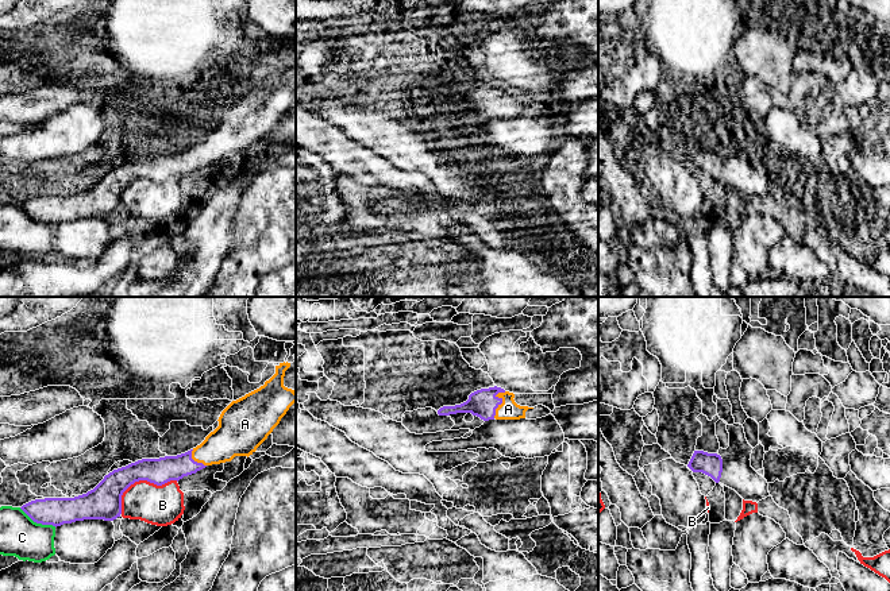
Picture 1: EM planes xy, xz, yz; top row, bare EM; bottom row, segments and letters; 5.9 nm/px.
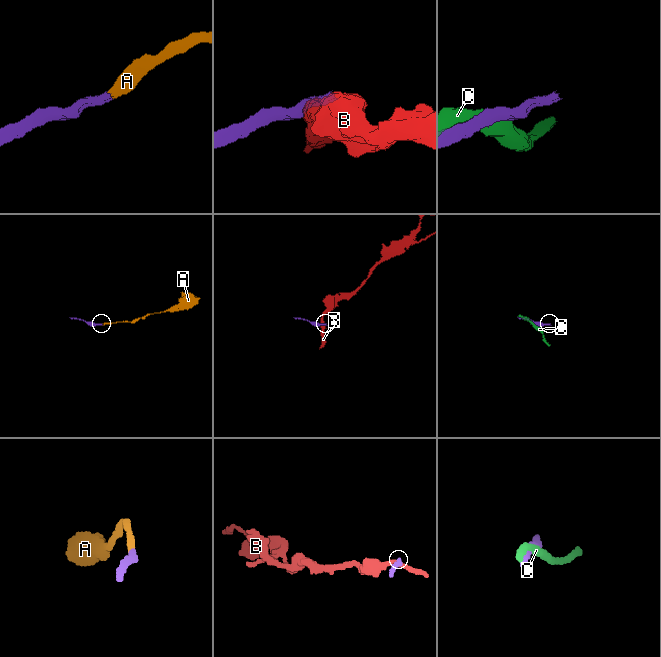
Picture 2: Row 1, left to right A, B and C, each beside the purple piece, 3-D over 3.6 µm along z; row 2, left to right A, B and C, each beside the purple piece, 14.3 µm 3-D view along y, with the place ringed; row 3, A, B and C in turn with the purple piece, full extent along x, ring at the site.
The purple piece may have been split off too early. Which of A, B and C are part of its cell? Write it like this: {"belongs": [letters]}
{"belongs": ["A"]}

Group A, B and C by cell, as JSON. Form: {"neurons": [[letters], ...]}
{"neurons": [["A"], ["B"], ["C"]]}

